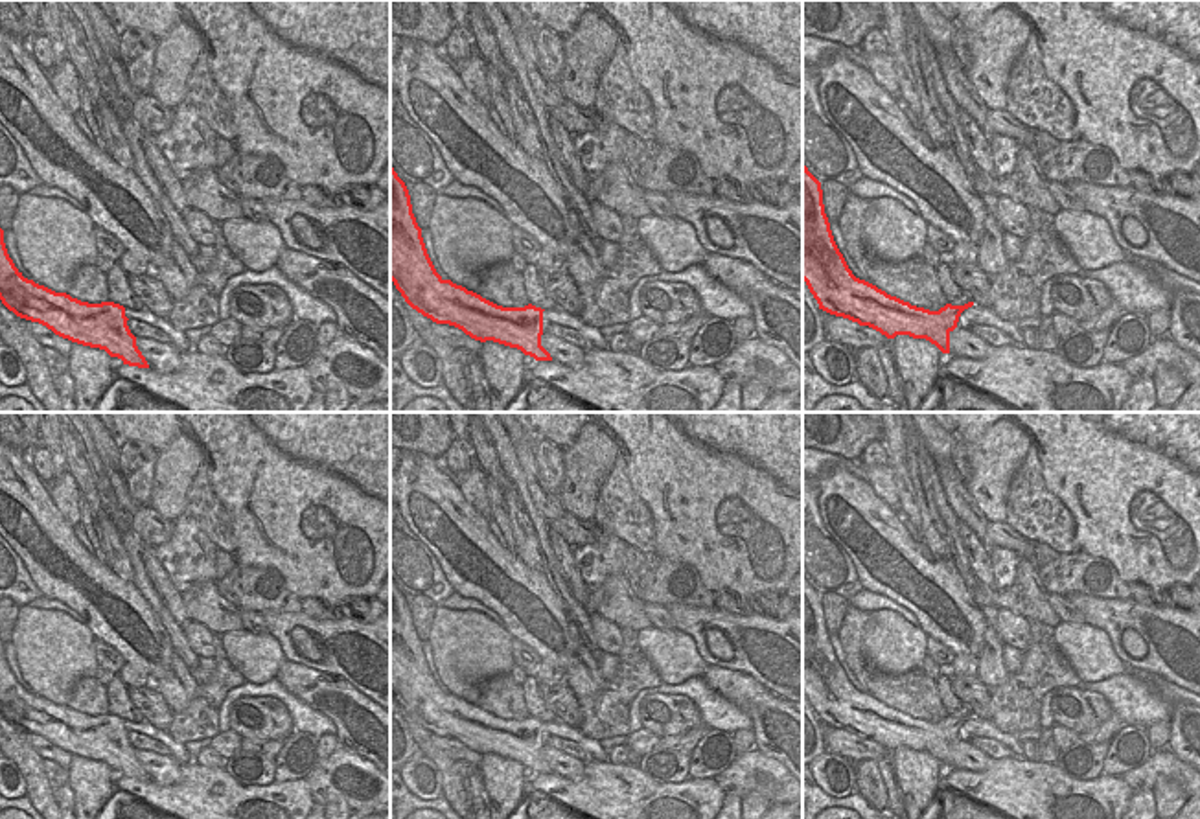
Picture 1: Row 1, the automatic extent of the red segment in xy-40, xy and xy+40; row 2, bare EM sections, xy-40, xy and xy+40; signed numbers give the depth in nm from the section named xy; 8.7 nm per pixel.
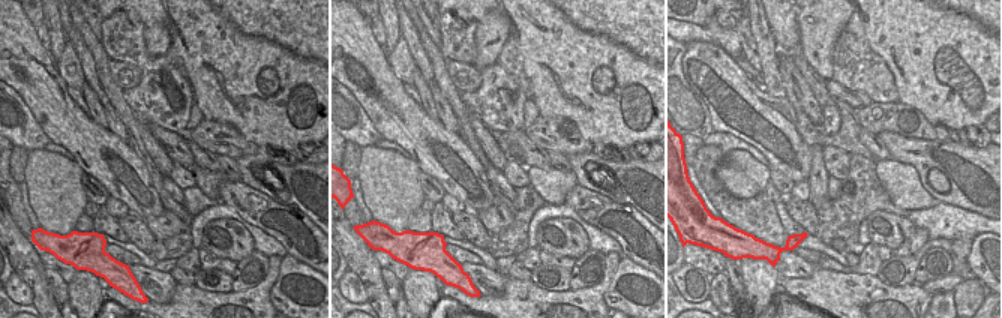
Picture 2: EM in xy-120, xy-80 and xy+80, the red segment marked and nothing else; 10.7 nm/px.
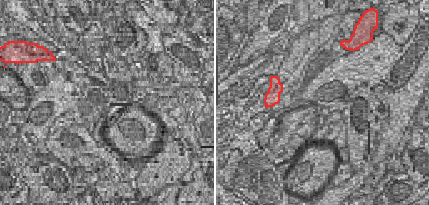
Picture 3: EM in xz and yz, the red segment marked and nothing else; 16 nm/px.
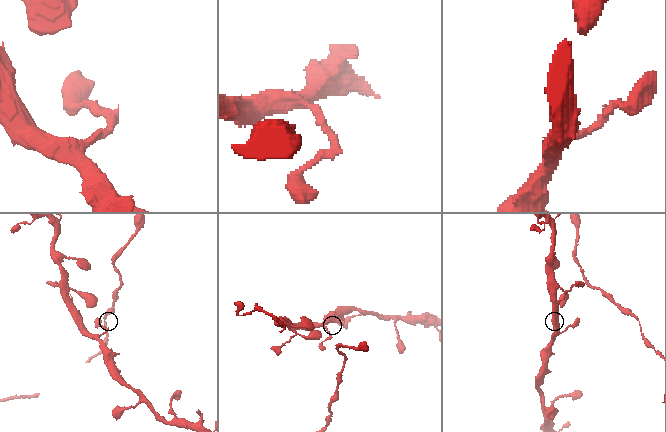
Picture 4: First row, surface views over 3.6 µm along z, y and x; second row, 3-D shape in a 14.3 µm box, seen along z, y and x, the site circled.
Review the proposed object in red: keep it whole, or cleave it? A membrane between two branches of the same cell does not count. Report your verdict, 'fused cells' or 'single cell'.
single cell

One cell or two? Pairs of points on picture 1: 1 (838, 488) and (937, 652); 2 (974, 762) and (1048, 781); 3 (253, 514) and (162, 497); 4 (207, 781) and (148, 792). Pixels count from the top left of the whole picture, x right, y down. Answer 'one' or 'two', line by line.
1: two
2: two
3: two
4: one

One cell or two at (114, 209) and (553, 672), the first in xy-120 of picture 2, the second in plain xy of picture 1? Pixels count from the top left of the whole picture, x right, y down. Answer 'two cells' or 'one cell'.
one cell

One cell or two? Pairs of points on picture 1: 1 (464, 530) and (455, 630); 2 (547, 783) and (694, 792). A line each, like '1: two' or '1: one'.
1: two
2: one

